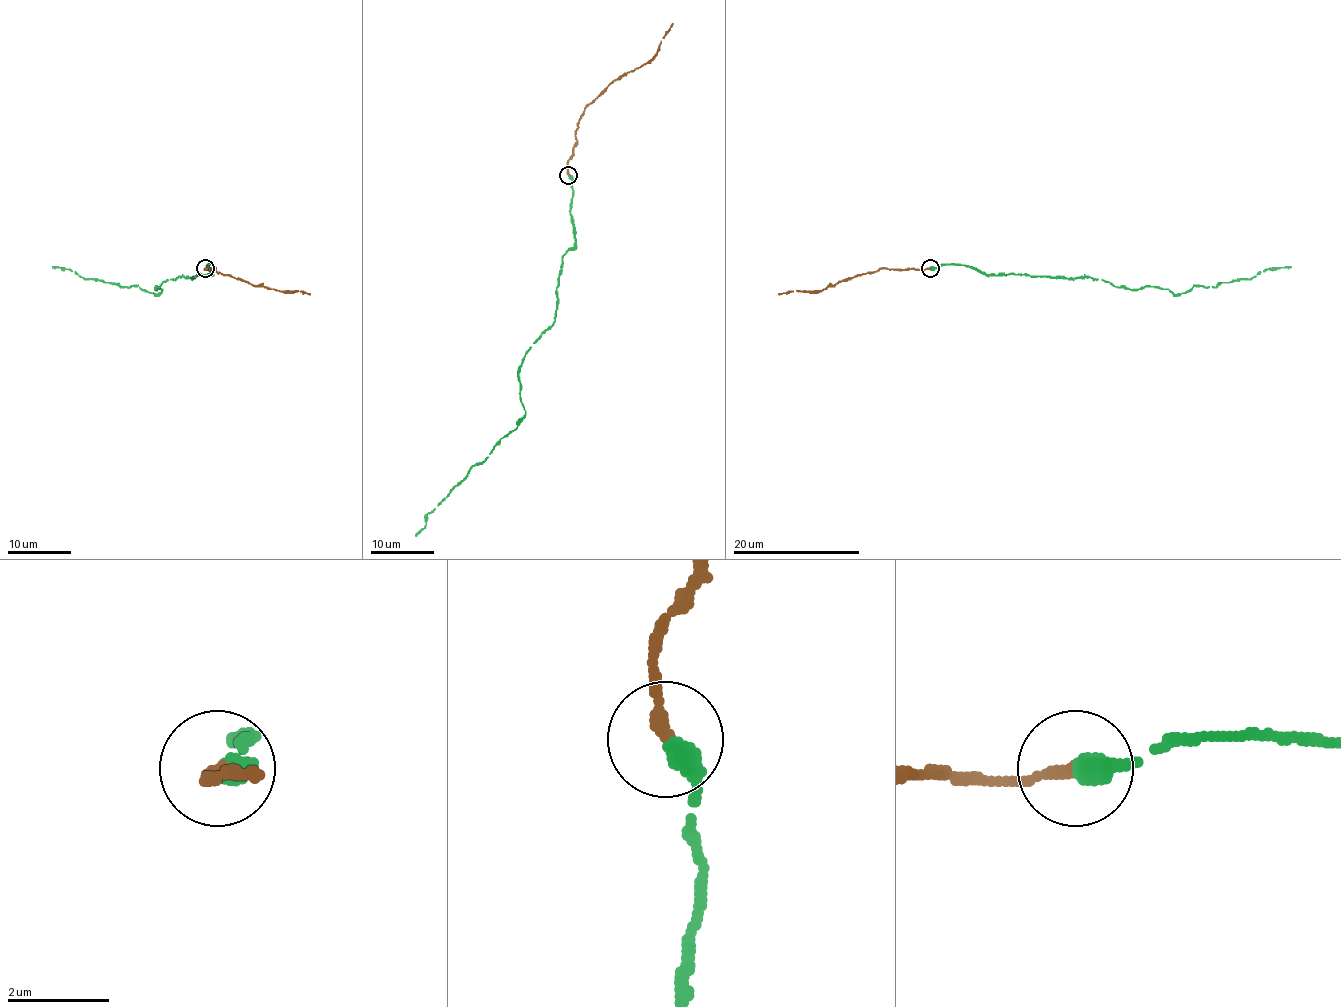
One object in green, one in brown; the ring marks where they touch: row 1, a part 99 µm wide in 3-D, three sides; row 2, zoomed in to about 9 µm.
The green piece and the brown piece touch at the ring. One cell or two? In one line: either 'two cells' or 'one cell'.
one cell

